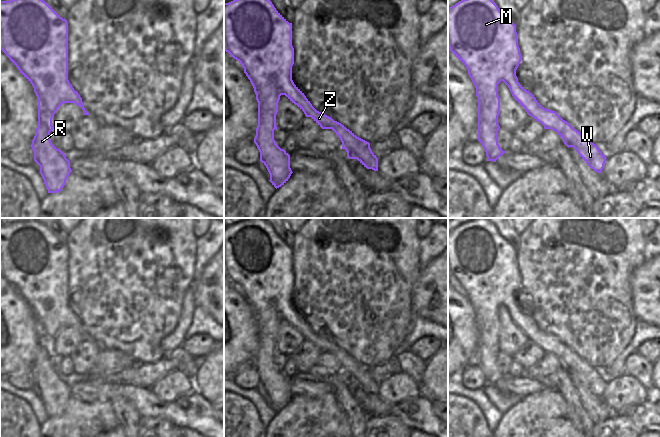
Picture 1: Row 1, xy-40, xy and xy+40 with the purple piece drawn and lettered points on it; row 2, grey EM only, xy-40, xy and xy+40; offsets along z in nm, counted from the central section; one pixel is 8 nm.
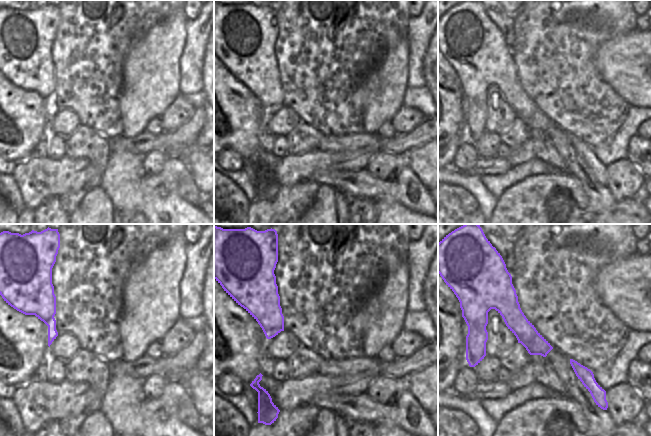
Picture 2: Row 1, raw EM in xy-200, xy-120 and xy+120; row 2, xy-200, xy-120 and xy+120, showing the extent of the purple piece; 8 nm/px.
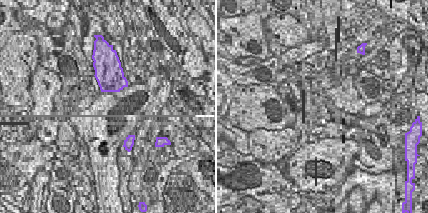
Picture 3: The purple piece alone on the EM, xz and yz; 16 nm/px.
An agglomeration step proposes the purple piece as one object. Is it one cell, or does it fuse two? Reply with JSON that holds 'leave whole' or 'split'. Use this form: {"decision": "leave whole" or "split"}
{"decision": "split"}

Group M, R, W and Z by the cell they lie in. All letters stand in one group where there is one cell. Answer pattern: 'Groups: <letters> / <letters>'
Groups: M R Z / W.

